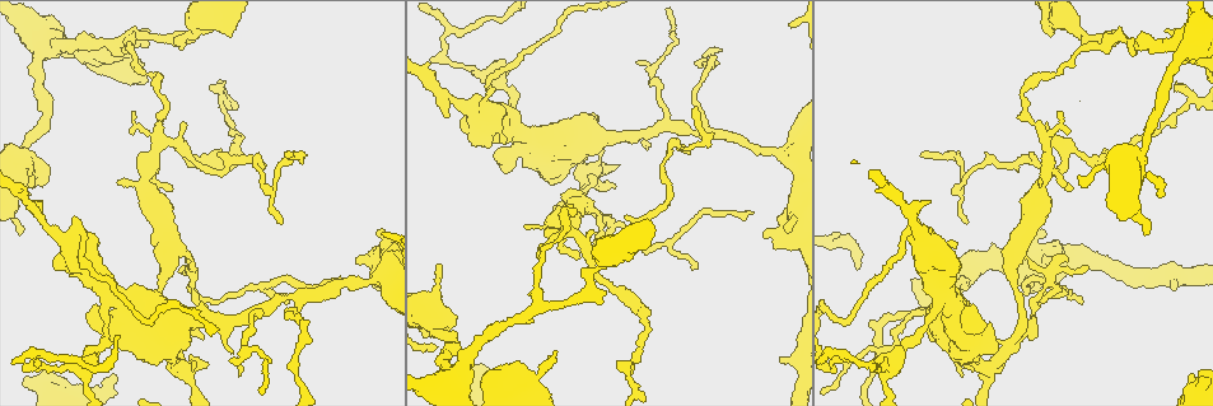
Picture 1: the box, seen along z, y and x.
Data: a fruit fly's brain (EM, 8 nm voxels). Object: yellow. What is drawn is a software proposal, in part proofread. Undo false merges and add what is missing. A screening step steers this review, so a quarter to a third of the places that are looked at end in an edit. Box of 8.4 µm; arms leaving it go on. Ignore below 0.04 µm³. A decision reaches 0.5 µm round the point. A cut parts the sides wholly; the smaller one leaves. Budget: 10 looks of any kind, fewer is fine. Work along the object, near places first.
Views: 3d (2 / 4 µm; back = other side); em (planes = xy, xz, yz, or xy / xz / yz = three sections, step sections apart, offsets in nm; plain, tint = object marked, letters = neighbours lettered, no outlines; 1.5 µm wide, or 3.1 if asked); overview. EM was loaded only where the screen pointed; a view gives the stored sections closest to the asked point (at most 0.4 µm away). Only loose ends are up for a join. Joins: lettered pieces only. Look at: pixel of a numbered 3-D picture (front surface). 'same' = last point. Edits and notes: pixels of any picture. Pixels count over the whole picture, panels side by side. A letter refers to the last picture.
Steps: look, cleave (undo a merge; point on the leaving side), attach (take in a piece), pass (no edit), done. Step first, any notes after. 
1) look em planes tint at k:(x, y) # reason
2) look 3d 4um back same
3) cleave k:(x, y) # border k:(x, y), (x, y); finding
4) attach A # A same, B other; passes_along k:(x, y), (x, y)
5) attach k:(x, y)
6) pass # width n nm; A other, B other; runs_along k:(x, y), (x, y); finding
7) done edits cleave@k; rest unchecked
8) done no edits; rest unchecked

look em xz step 8 letters at 1:(228, 360) # branch stops here

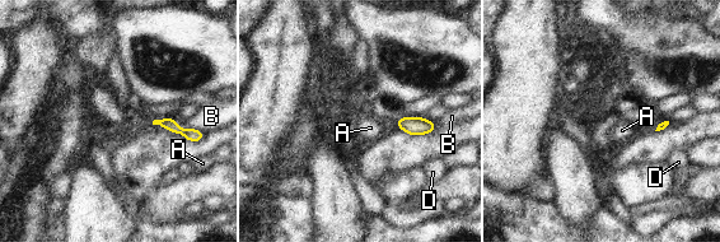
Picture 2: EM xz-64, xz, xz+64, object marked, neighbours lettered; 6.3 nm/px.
look em planes letters same

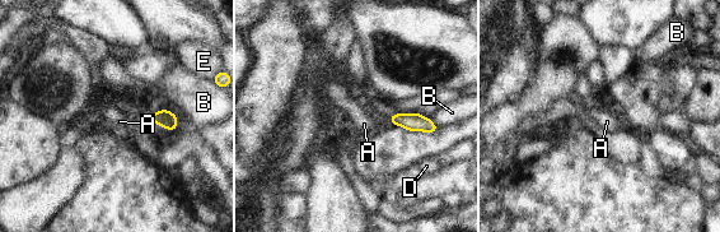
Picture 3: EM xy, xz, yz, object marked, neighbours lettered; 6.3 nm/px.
pass # A other, B other, D other, E other; border 3:(213, 80), (218, 86), (225, 87); no lettered piece goes on from it

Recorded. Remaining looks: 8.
look 3d 4um at 1:(1043, 182)

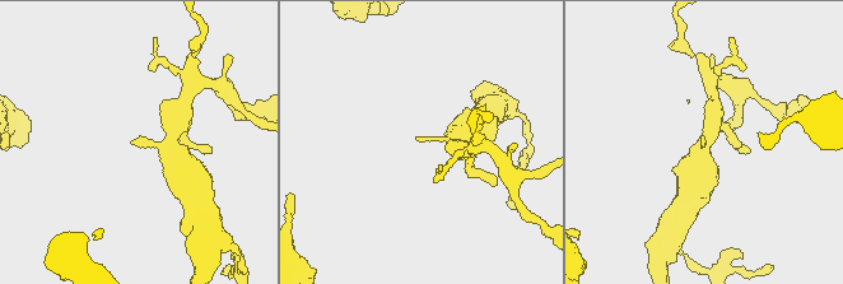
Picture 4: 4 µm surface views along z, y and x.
look em planes letters at 4:(417, 137)

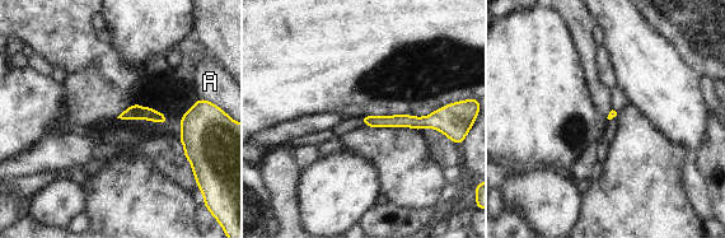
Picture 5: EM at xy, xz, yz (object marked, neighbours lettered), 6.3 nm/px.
pass # longest_contact A 60 nm; A other; border 5:(199, 98), (206, 101); none of them fits

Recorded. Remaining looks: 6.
look em planes tint at 1:(1116, 34) # two arms in line, one across

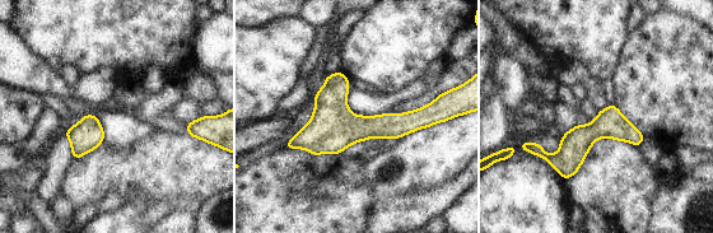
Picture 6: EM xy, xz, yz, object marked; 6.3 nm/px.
look em planes letters same

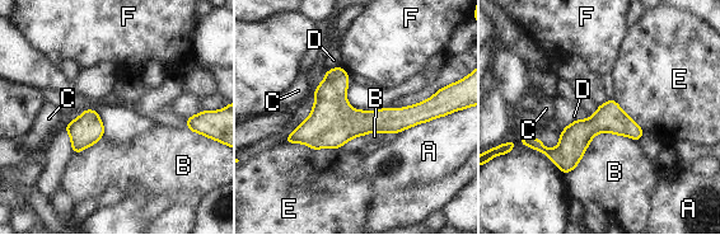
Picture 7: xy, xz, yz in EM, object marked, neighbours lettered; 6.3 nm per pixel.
pass # longest_contact B 550 nm; A other, B other, C other, D other, E other, F other; continuous, no second cell

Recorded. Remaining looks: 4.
look em planes letters at 1:(1078, 177) # branch stops here

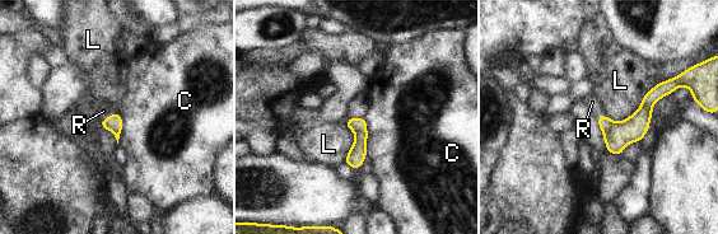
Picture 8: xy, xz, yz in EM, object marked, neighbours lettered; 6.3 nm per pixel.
attach R # longest_contact C 240 nm; C other, L other, R same; passes_along 8:(113, 123), (107, 117), (103, 111); the cell continues

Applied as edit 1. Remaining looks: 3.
done edits attach@8; rest unchecked

